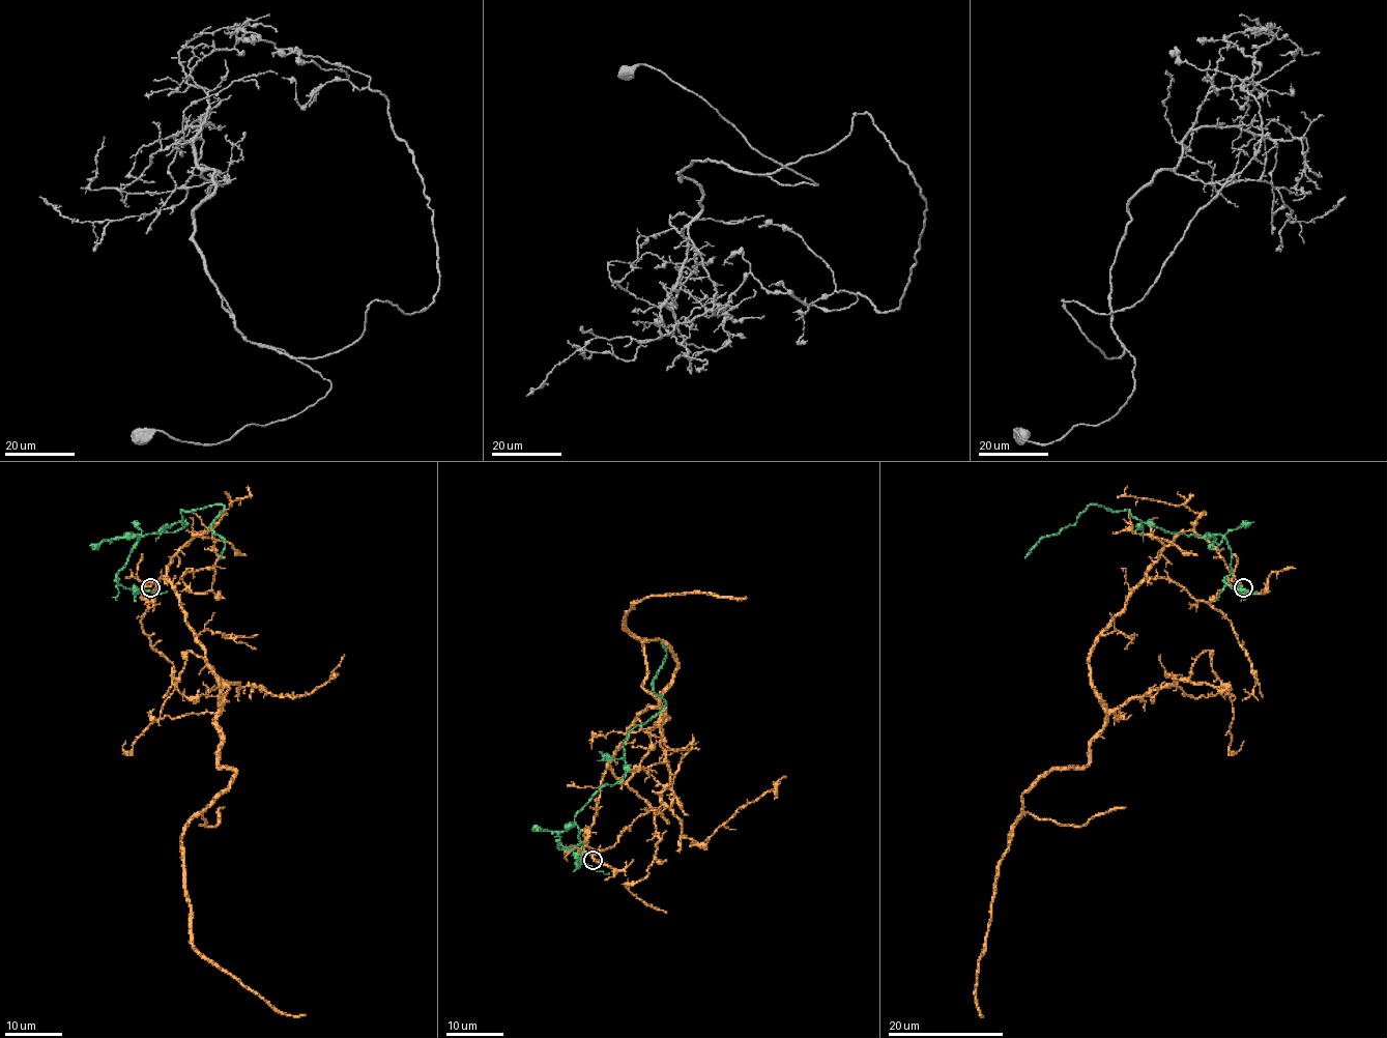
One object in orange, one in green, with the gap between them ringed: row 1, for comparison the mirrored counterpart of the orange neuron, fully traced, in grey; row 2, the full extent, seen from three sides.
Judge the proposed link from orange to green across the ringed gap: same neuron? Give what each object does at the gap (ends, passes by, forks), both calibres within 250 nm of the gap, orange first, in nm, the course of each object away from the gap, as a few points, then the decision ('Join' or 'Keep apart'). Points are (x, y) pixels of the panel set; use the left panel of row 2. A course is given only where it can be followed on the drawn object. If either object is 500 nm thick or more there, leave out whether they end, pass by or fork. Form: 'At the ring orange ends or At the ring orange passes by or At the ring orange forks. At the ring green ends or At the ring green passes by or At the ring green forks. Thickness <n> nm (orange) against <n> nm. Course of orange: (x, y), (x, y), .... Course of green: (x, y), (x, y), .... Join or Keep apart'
At the ring orange passes by. At the ring green passes by. Thickness 120 nm (orange) against 130 nm. Course of orange: (151, 585), (150, 603), (166, 578), (204, 652), (219, 767), (235, 771), (185, 826), (192, 945), (306, 1015). Course of green: (150, 589), (125, 588), (118, 573), (133, 537), (181, 529), (181, 509), (222, 505), (219, 558). Keep apart

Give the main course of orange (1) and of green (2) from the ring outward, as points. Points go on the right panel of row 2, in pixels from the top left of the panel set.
1: (1237, 585), (1206, 603), (1146, 578), (1098, 637), (1104, 728), (1090, 762), (1022, 796), (980, 1015)
2: (1248, 589), (1226, 582), (1231, 551), (1220, 535), (1166, 532), (1124, 509), (1090, 505), (1024, 558)

